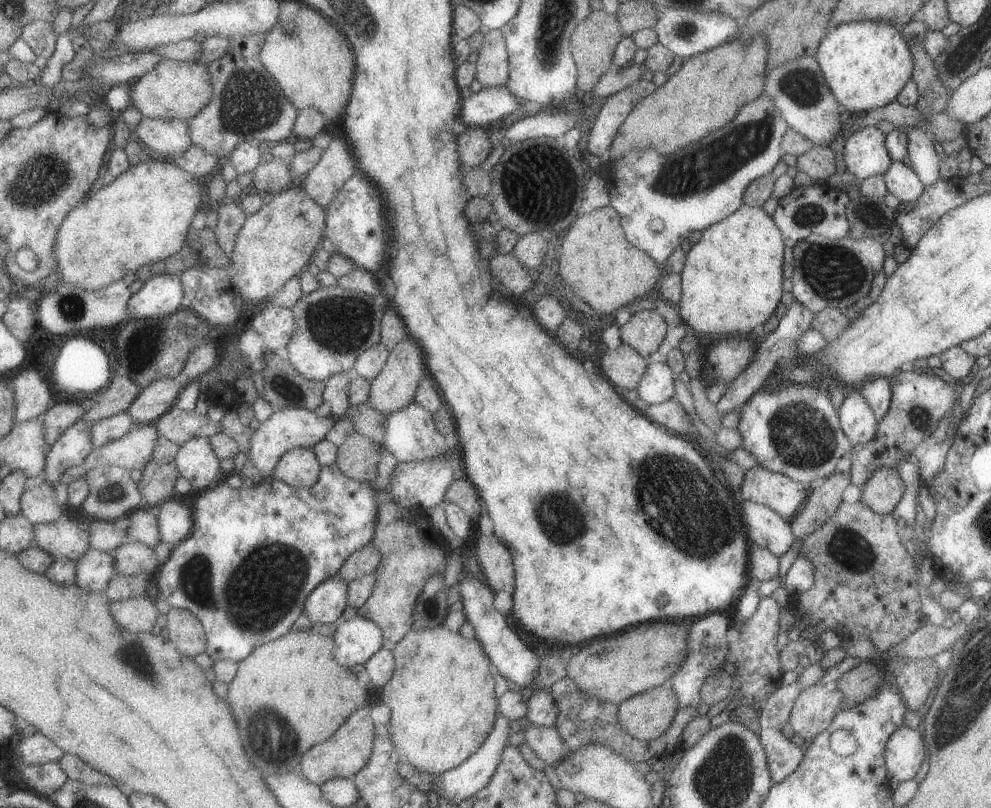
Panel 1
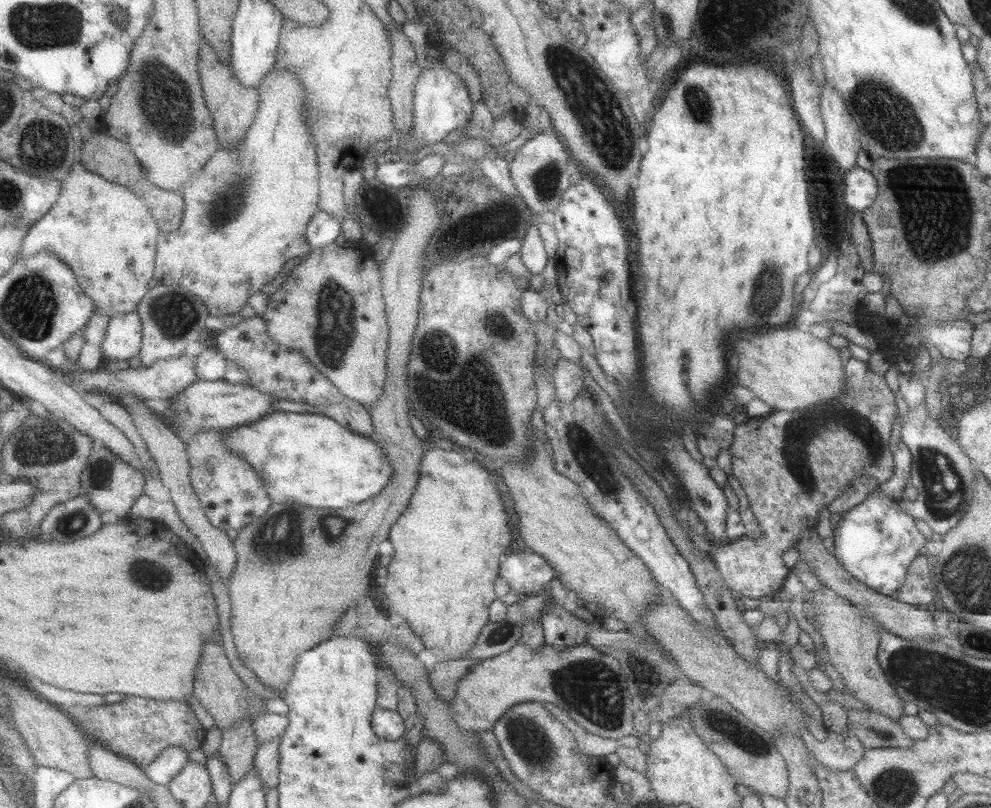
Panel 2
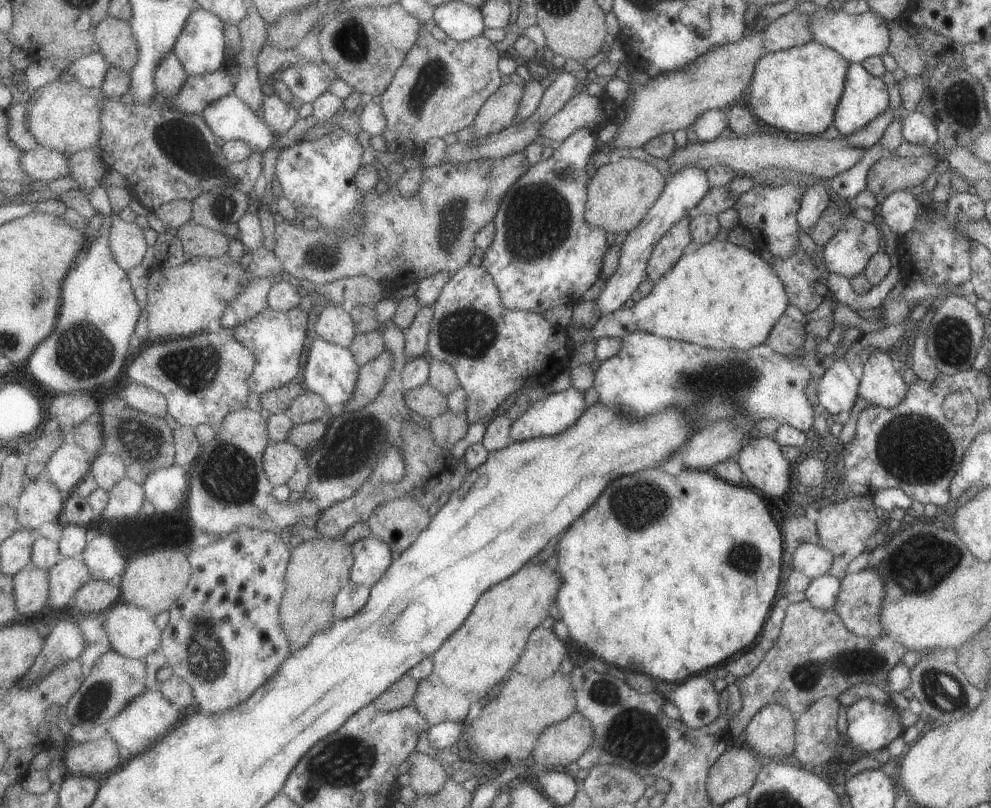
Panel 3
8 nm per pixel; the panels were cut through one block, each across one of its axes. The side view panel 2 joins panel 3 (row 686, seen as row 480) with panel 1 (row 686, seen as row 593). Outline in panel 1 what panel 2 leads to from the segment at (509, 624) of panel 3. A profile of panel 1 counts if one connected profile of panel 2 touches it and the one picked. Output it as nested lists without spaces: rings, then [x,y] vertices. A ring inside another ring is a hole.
[[[443,625],[433,630],[421,630],[421,632],[415,629],[411,631],[402,642],[398,644],[398,647],[394,650],[396,658],[396,671],[395,676],[382,688],[382,700],[390,707],[391,718],[390,725],[394,729],[392,739],[394,740],[396,748],[403,755],[403,759],[409,762],[411,766],[415,766],[419,772],[425,772],[425,774],[439,774],[441,777],[445,772],[449,772],[458,766],[461,766],[463,762],[467,762],[481,746],[489,738],[495,722],[497,722],[497,716],[500,710],[500,704],[498,703],[497,694],[495,694],[495,678],[496,671],[494,670],[491,657],[483,650],[483,645],[477,637],[473,639],[465,638],[458,632],[451,632]]]

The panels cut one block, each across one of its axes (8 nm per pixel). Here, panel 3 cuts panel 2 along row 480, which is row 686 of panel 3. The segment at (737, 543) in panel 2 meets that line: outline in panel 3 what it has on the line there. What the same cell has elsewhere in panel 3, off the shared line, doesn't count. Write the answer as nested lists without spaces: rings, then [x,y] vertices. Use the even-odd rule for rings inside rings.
[[[807,599],[783,604],[783,609],[784,617],[775,644],[753,671],[735,681],[742,706],[728,722],[731,738],[744,732],[751,717],[762,706],[780,704],[796,719],[817,699],[837,698],[854,684],[875,684],[886,692],[886,674],[901,662],[901,656],[907,651],[891,635],[865,638],[853,634],[845,628],[835,611],[815,608]]]

